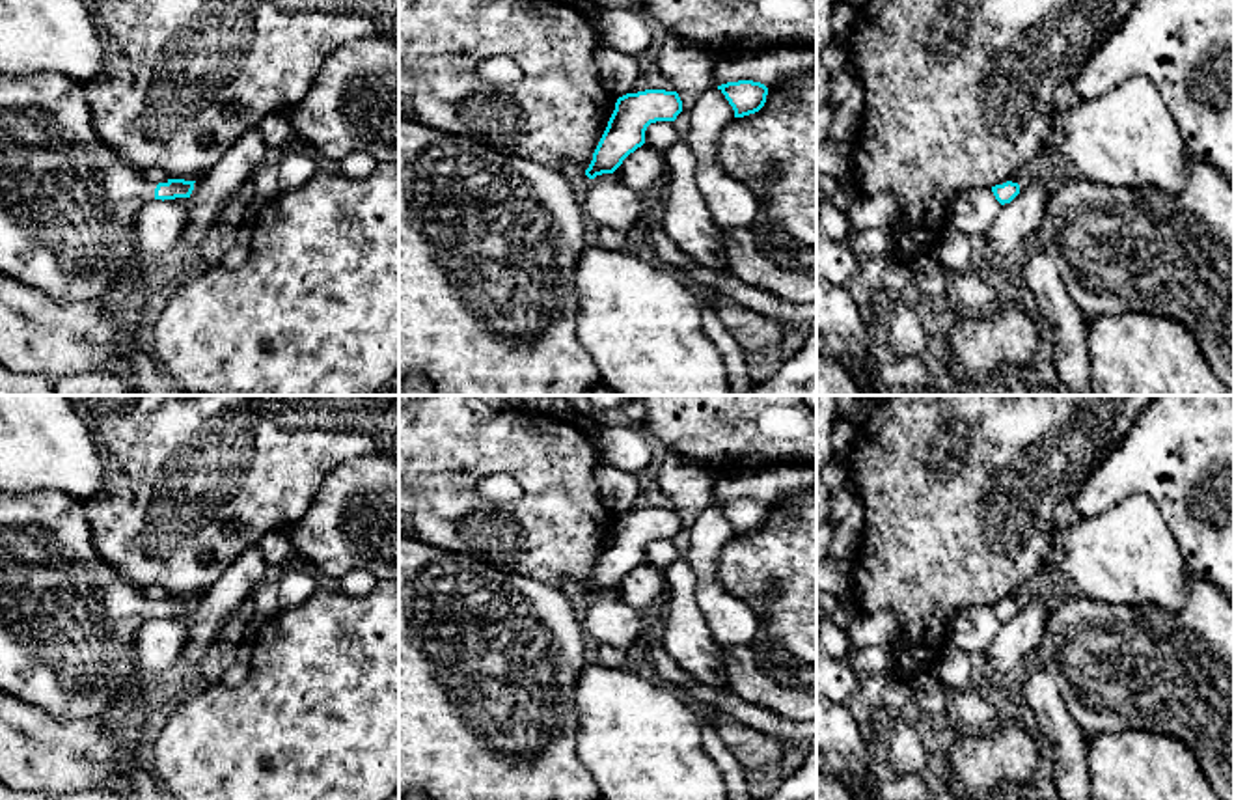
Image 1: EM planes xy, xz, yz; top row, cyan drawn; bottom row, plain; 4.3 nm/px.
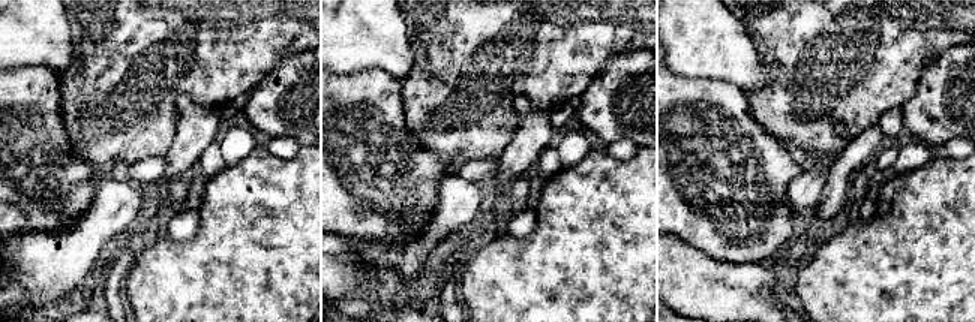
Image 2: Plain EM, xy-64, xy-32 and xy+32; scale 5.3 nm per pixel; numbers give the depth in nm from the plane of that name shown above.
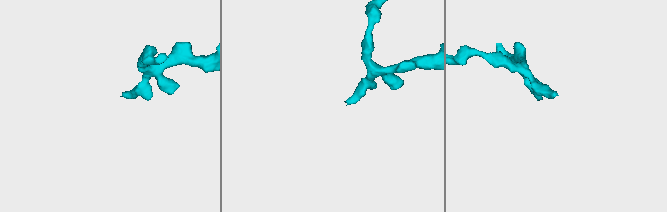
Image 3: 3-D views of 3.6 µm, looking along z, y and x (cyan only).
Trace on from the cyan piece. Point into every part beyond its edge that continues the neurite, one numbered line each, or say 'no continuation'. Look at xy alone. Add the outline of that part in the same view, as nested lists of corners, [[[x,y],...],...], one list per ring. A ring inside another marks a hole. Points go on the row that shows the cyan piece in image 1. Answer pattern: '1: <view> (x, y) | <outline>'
1: xy (68, 204) | [[[0,73],[0,272],[56,302],[88,304],[151,272],[134,259],[134,218],[158,183],[117,157],[97,136],[86,88],[58,73]]]

